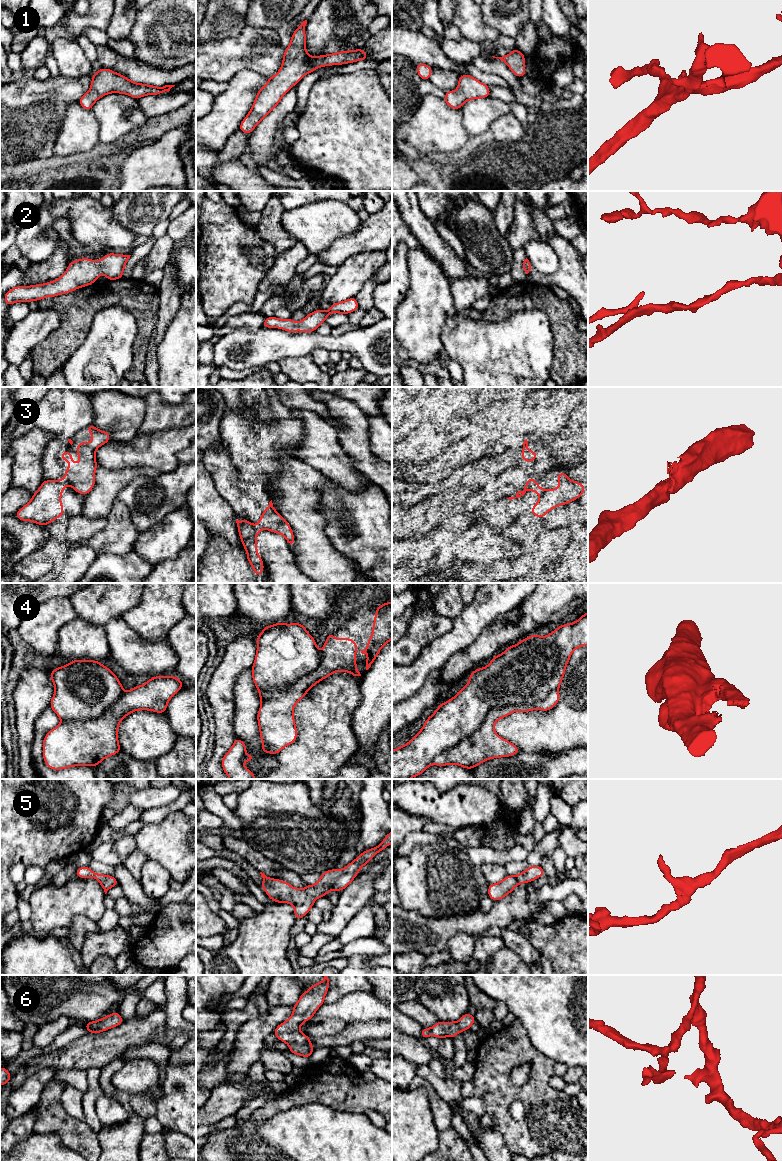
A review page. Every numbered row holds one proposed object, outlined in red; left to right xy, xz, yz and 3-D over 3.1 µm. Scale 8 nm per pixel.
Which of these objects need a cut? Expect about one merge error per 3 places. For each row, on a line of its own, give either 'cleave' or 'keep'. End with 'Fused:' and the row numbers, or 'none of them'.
1: keep
2: keep
3: cleave
4: keep
5: keep
6: keep
Fused: 3

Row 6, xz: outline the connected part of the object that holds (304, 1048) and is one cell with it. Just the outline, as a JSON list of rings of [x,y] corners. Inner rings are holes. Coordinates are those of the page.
[[[324,975],[322,982],[314,983],[308,991],[302,993],[298,1002],[293,1005],[293,1014],[275,1028],[274,1035],[288,1044],[291,1053],[310,1058],[315,1048],[310,1042],[311,1037],[300,1032],[300,1026],[310,1020],[325,1003],[328,990],[329,975]]]

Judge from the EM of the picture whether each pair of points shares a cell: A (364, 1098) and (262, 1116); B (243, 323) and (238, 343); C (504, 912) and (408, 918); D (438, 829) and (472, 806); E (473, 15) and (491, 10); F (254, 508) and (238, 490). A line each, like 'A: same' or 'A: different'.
A: same
B: different
C: same
D: different
E: different
F: same

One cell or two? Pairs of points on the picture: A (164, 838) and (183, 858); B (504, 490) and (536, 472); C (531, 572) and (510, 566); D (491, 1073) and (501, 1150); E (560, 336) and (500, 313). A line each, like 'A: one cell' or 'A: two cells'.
A: one cell
B: one cell
C: one cell
D: two cells
E: one cell

